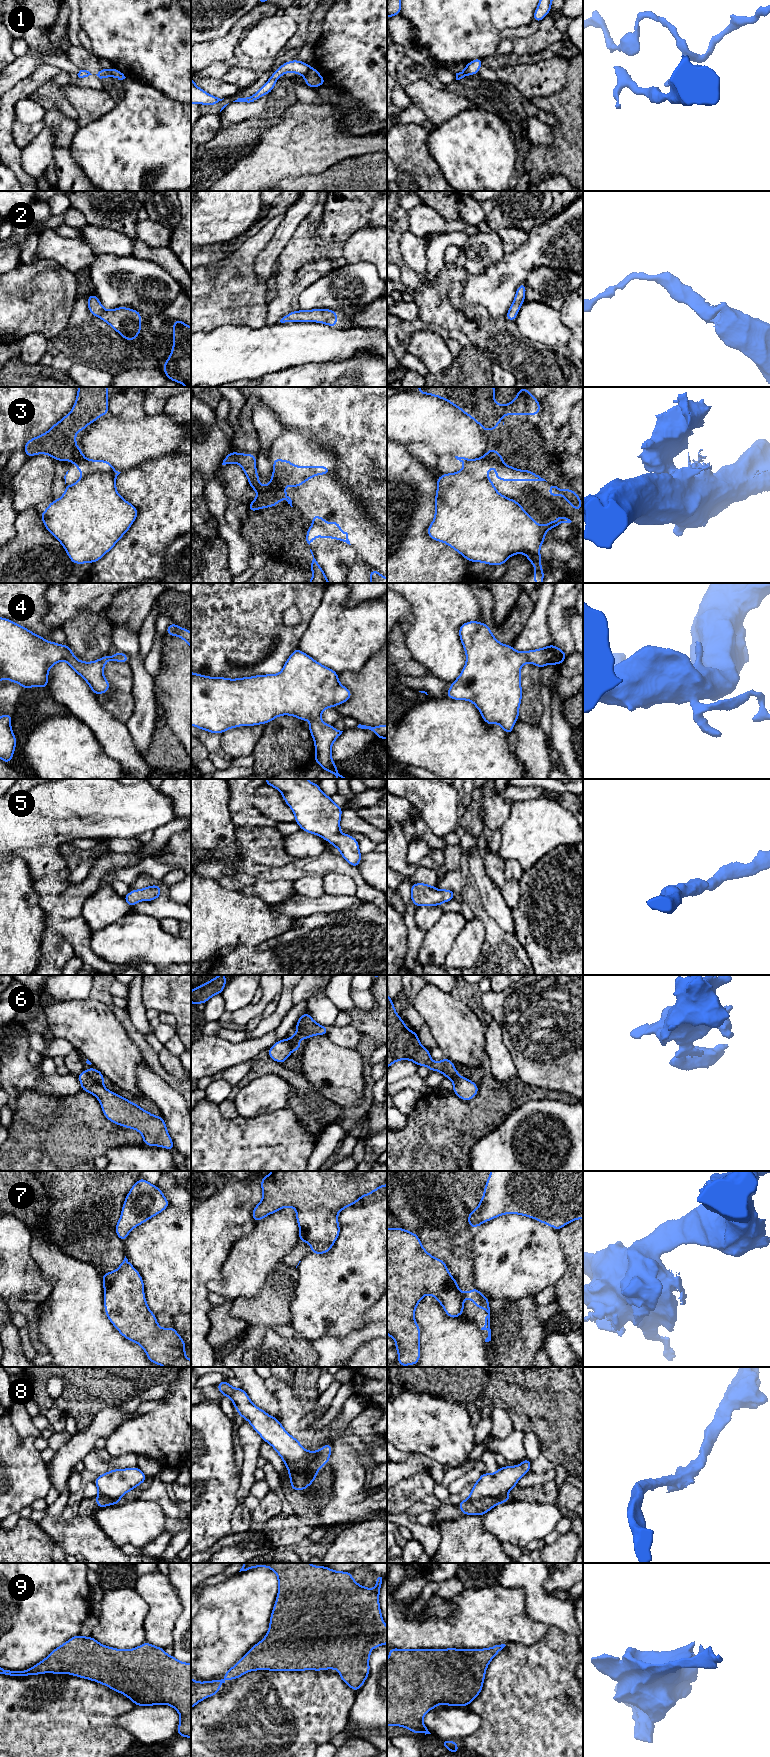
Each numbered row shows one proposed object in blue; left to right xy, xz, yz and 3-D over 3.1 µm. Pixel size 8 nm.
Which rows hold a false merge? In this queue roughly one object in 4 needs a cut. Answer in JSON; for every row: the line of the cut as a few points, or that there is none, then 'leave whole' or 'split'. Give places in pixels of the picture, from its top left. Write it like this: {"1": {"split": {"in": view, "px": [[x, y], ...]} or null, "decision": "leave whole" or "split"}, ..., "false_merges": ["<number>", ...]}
{"1": {"split": {"in": "xz", "px": [[310, 67], [304, 75]]}, "decision": "split"}, "2": {"split": null, "decision": "leave whole"}, "3": {"split": {"in": "xz", "px": [[270, 480], [281, 492], [282, 497]]}, "decision": "split"}, "4": {"split": null, "decision": "leave whole"}, "5": {"split": null, "decision": "leave whole"}, "6": {"split": null, "decision": "leave whole"}, "7": {"split": {"in": "xz", "px": [[300, 1229], [303, 1236], [309, 1241], [323, 1241], [332, 1244]]}, "decision": "split"}, "8": {"split": {"in": "xz", "px": [[316, 1457], [316, 1460], [307, 1468], [288, 1467], [286, 1465]]}, "decision": "split"}, "9": {"split": null, "decision": "leave whole"}, "false_merges": ["1", "3", "7", "8"]}

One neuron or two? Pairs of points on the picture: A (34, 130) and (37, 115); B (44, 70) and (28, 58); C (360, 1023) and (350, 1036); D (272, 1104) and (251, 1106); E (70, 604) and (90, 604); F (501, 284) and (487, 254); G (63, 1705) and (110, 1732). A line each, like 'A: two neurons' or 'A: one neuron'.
A: two neurons
B: two neurons
C: two neurons
D: one neuron
E: one neuron
F: two neurons
G: one neuron

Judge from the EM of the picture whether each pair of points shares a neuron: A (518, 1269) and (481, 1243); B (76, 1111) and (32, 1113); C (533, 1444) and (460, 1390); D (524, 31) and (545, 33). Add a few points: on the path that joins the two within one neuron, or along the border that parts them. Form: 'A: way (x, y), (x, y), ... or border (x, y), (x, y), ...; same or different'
A: way (509, 1260), (504, 1258), (490, 1244); same
B: way (65, 1113), (43, 1113); same
C: border (526, 1433), (533, 1432), (537, 1436), (541, 1452); different
D: border (540, 23), (539, 27), (531, 35), (512, 38); different

